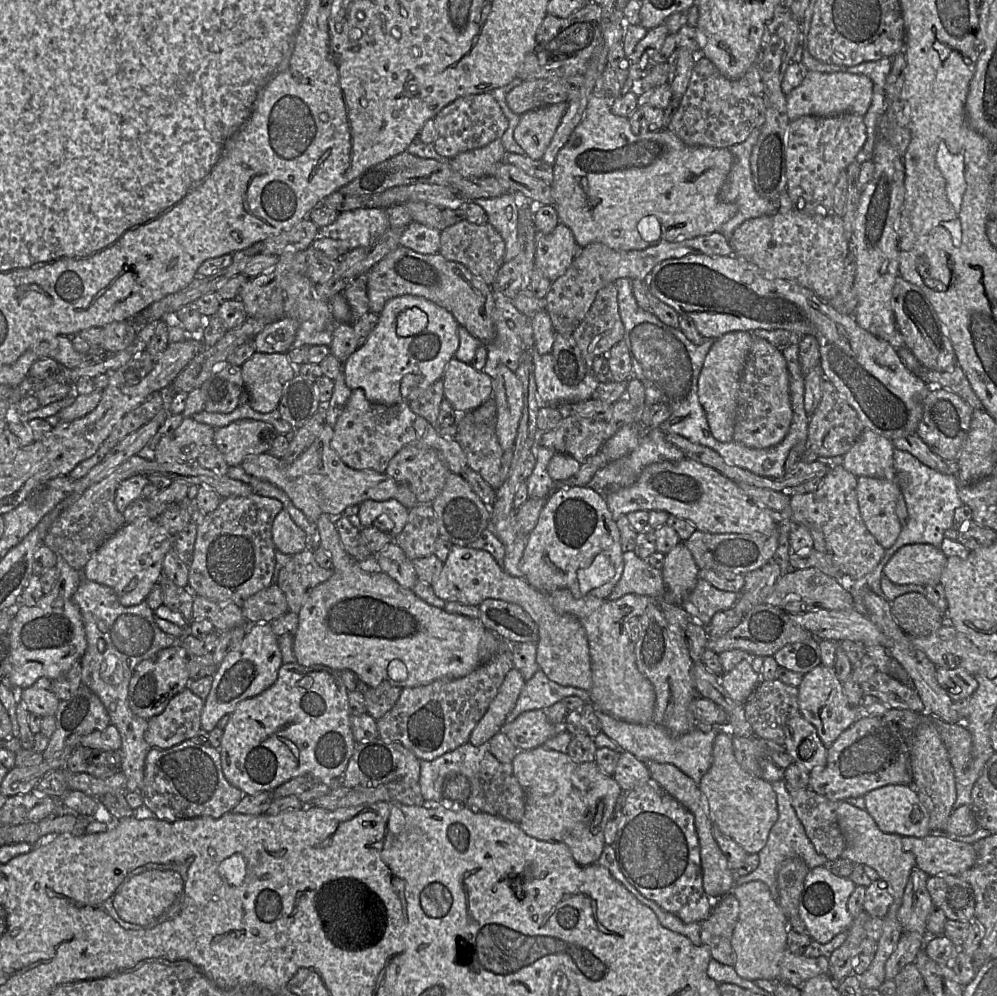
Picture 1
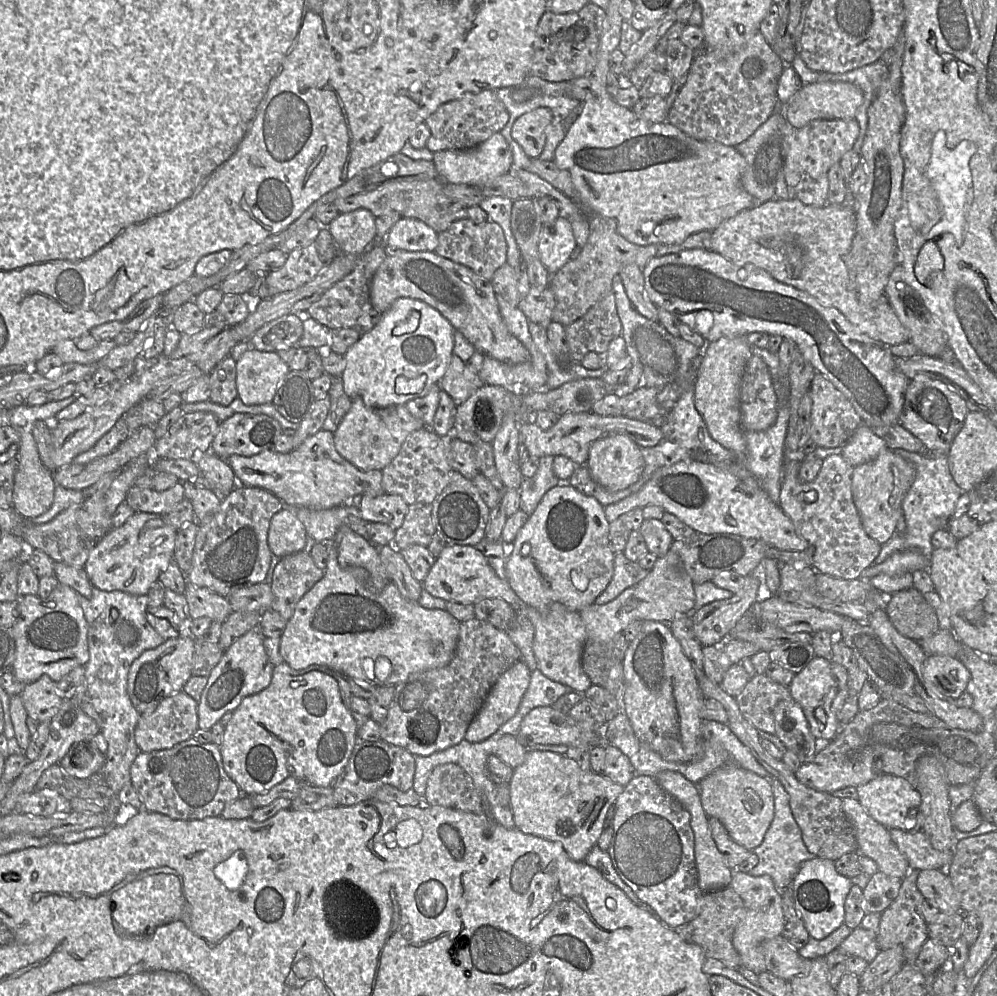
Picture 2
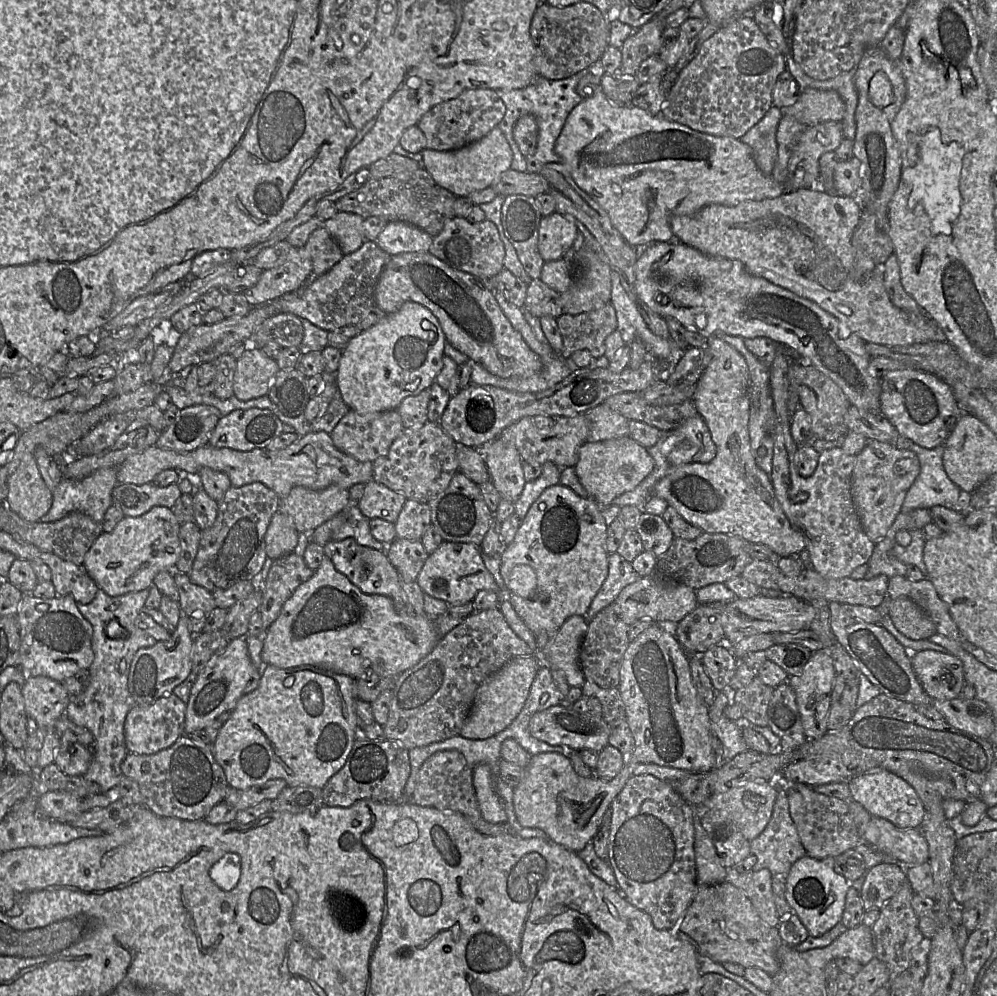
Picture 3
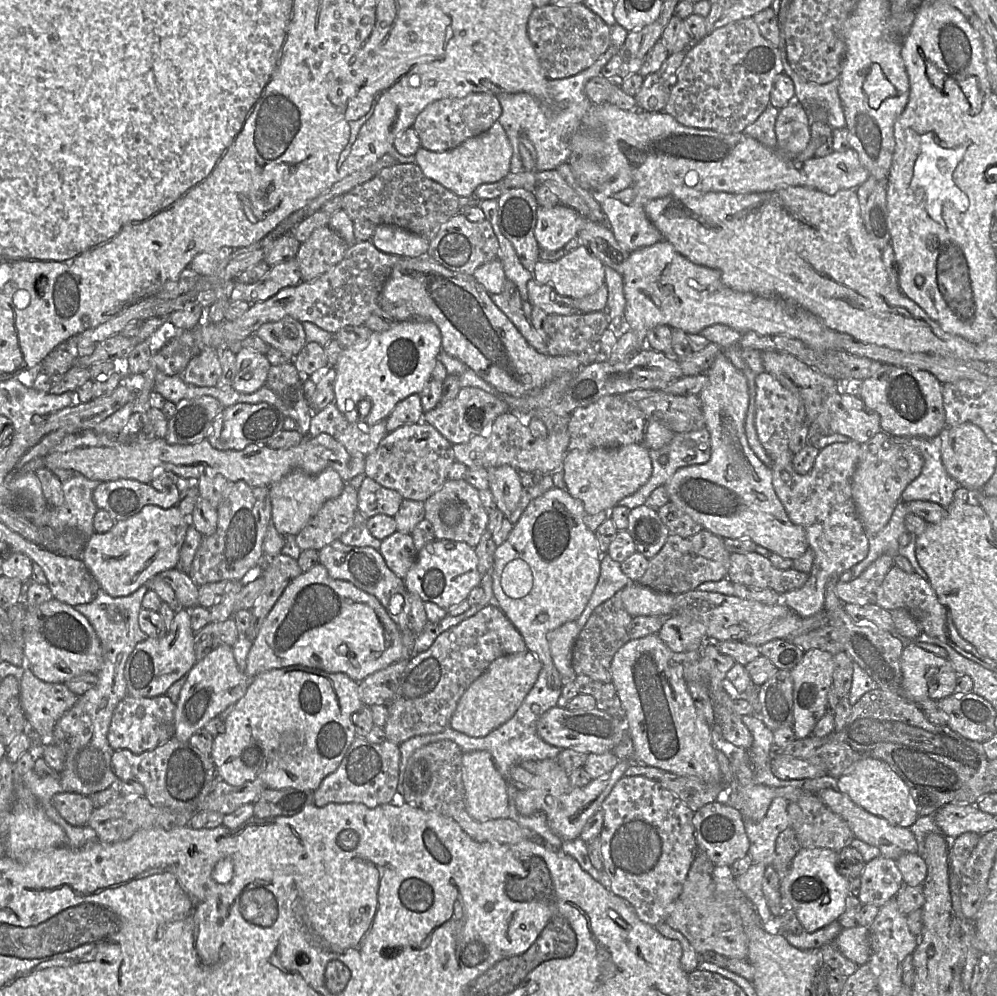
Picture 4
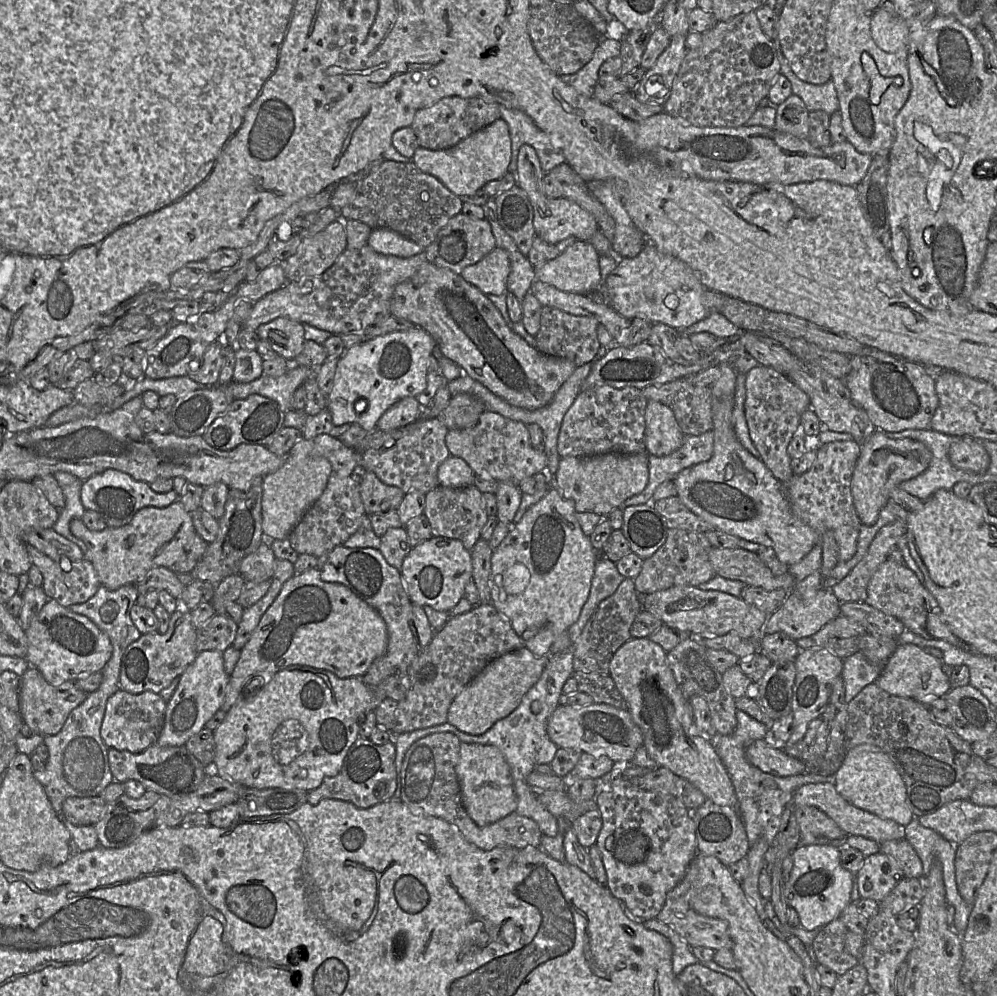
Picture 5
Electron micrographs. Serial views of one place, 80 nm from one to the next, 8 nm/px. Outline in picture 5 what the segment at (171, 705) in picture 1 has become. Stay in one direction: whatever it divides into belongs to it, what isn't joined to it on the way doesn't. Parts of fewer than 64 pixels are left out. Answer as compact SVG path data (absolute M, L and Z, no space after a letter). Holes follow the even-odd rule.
M122 689L109 697L100 728L100 735L109 748L139 753L156 744L163 728L167 702L157 693L131 694Z

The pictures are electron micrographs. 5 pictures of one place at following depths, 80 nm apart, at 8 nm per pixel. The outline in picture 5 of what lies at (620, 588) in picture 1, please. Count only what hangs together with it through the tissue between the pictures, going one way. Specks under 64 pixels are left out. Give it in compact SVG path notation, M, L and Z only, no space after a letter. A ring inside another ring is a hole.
M603 555L598 557L587 601L581 610L578 620L568 629L572 643L577 641L598 604L611 596L624 579L625 577L618 572L614 562Z

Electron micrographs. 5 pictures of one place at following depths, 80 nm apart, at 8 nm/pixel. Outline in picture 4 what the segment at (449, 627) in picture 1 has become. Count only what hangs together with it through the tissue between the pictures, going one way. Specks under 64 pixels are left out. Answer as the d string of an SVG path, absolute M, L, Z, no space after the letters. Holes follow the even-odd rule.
M318 563L295 578L271 609L252 641L244 673L249 678L290 666L305 666L328 673L344 673L360 683L371 674L409 657L396 623L374 596L345 580L333 579L325 566Z

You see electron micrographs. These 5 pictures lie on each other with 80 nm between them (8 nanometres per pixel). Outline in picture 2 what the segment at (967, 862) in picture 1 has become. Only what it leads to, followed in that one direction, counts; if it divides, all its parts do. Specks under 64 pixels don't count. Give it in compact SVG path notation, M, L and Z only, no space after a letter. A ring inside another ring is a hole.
M890 829L889 833L911 868L917 870L937 869L949 875L953 852L940 852L933 848L929 838L922 830L911 833L900 829Z

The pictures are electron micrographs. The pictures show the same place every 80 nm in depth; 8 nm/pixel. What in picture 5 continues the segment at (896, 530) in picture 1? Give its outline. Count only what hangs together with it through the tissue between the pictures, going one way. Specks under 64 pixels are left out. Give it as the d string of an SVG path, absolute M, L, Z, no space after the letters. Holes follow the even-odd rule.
M876 429L861 445L861 454L852 475L851 493L861 523L872 526L890 500L891 492L898 488L900 483L923 473L930 465L932 454L920 441L911 438L891 439L879 429Z

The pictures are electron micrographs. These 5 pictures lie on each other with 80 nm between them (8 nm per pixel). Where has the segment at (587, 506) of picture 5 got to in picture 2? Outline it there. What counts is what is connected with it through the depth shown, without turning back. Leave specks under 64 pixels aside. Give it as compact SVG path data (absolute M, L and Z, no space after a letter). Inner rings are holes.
M622 433L594 441L586 462L592 479L611 492L624 490L638 481L645 468L641 447Z

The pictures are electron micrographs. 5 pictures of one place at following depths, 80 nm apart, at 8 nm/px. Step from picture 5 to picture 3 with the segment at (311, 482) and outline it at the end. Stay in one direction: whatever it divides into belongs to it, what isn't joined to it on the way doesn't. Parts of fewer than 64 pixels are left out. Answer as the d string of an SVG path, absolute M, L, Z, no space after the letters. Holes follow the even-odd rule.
M336 485L322 490L296 486L287 496L280 498L278 512L291 516L299 533L311 533L351 502L349 491Z

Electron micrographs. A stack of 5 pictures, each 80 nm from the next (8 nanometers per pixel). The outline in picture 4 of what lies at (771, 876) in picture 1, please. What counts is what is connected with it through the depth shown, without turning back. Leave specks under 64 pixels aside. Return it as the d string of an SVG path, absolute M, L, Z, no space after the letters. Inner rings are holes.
M776 797L761 821L744 821L750 843L748 855L753 863L766 866L773 864L776 839L782 831L791 826L788 805L789 802L785 798Z

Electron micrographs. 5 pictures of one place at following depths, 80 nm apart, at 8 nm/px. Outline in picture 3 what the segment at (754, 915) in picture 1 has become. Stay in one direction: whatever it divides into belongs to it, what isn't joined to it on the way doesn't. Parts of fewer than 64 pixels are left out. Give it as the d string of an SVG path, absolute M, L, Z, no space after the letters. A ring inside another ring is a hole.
M727 868L727 871L726 881L743 891L762 921L778 927L781 920L772 890L772 873L768 869L738 873L734 868Z

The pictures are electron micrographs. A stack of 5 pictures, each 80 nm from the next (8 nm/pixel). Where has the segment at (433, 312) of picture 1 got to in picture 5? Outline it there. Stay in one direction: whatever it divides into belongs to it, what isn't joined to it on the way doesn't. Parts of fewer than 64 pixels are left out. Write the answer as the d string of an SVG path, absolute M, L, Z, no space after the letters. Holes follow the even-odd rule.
M420 327L390 332L348 348L339 358L327 409L336 426L356 423L365 431L377 428L381 416L405 397L416 397L427 386L428 362L437 343Z

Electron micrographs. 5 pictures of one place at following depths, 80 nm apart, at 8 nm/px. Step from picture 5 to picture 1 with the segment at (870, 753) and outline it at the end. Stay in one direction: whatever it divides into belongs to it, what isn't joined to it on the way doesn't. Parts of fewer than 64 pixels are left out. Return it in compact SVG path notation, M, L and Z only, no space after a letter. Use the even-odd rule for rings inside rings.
M886 785L866 793L863 798L865 811L871 815L881 831L901 837L925 837L931 834L928 810L912 785Z

